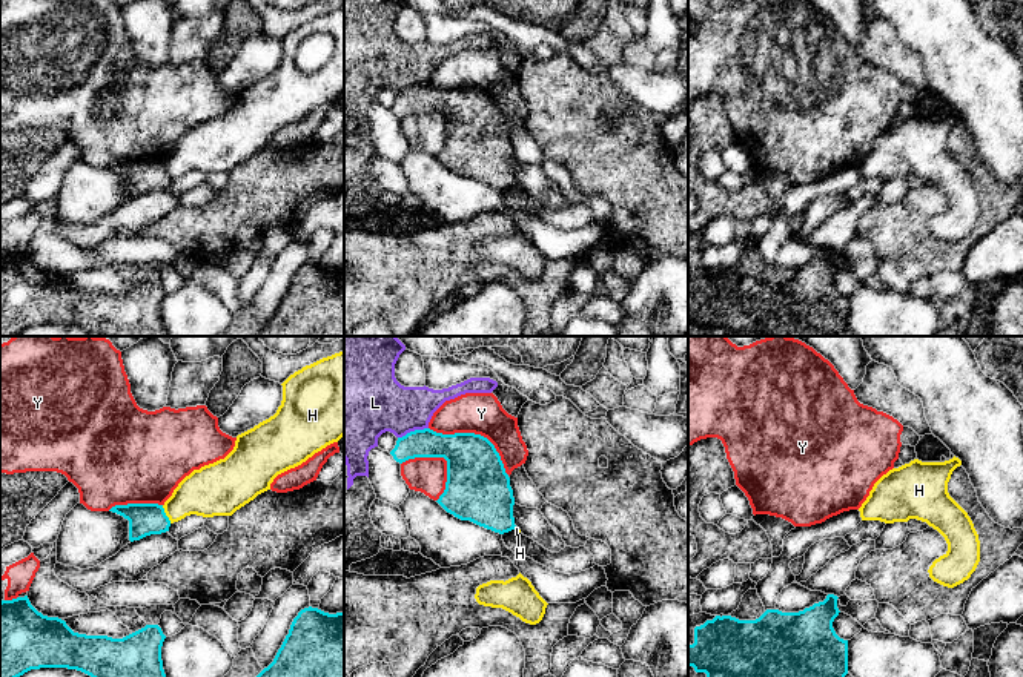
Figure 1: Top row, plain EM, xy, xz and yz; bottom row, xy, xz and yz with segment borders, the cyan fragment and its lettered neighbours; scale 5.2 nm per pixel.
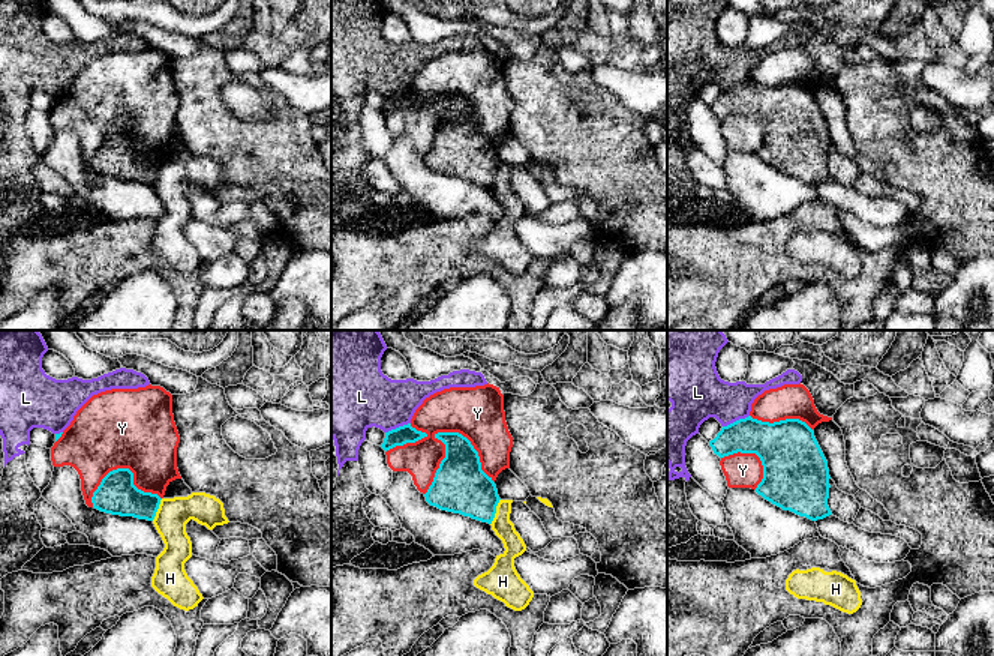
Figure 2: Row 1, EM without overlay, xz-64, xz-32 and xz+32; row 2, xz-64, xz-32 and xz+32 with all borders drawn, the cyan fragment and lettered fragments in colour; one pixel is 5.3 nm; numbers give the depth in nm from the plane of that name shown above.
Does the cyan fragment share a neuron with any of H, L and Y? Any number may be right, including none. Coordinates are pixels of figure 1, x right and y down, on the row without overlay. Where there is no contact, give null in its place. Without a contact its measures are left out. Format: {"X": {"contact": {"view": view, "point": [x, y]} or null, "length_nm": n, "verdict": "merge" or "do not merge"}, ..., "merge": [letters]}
{"H": {"contact": {"view": "xy", "point": [165, 171]}, "length_nm": 110, "verdict": "do not merge"}, "L": {"contact": {"view": "xz", "point": [412, 88]}, "length_nm": 170, "verdict": "do not merge"}, "Y": {"contact": {"view": "xz", "point": [476, 91]}, "length_nm": 500, "verdict": "do not merge"}, "merge": []}

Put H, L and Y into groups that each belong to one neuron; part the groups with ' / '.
H / L / Y

